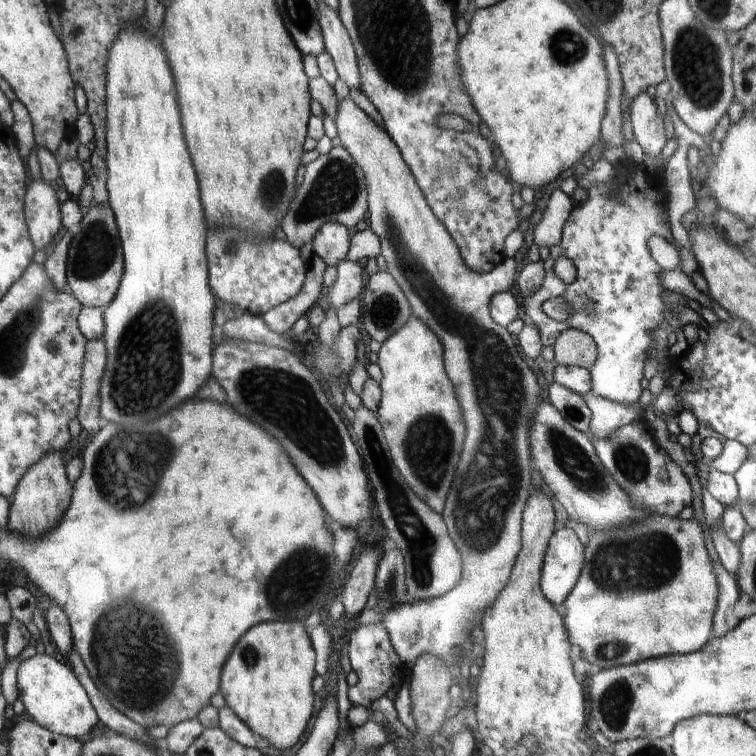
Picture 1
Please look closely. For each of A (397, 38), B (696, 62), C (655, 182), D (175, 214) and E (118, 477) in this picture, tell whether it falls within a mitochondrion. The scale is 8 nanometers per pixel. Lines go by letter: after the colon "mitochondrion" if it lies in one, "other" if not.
A: mitochondrion
B: mitochondrion
C: other
D: other
E: mitochondrion

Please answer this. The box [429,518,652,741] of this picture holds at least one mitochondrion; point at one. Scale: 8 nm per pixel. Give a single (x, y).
(615, 705)

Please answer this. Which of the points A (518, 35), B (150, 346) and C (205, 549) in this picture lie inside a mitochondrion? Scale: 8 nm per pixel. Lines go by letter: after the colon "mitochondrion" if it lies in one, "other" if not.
A: other
B: mitochondrion
C: other

